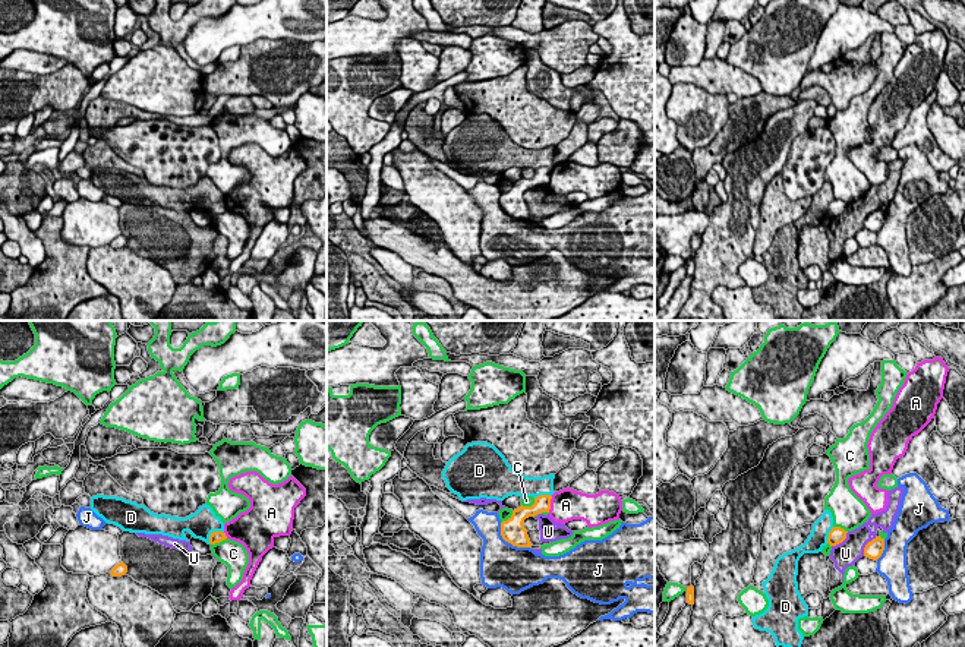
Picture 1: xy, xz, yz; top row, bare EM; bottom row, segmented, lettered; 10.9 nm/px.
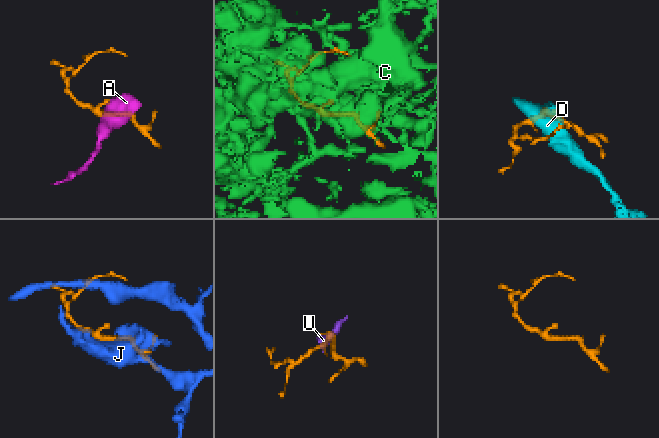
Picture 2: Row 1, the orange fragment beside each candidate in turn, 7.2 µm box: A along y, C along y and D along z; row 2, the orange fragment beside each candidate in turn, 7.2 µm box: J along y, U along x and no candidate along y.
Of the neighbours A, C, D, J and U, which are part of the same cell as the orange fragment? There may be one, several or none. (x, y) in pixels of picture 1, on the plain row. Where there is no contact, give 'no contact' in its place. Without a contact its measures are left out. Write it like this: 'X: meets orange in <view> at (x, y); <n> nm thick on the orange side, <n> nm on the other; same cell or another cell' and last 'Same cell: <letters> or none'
A: meets orange in xz at (549, 176); 190 nm thick on the orange side, 360 nm on the other; another cell
C: meets orange in xz at (508, 191); 260 nm thick on the orange side, 130 nm on the other; another cell
D: meets orange in xy at (213, 204); 130 nm thick on the orange side, 300 nm on the other; another cell
J: meets orange in xz at (508, 214); 260 nm thick on the orange side, 480 nm on the other; another cell
U: meets orange in yz at (866, 217); 200 nm thick on the orange side, 280 nm on the other; another cell
Same cell: none

